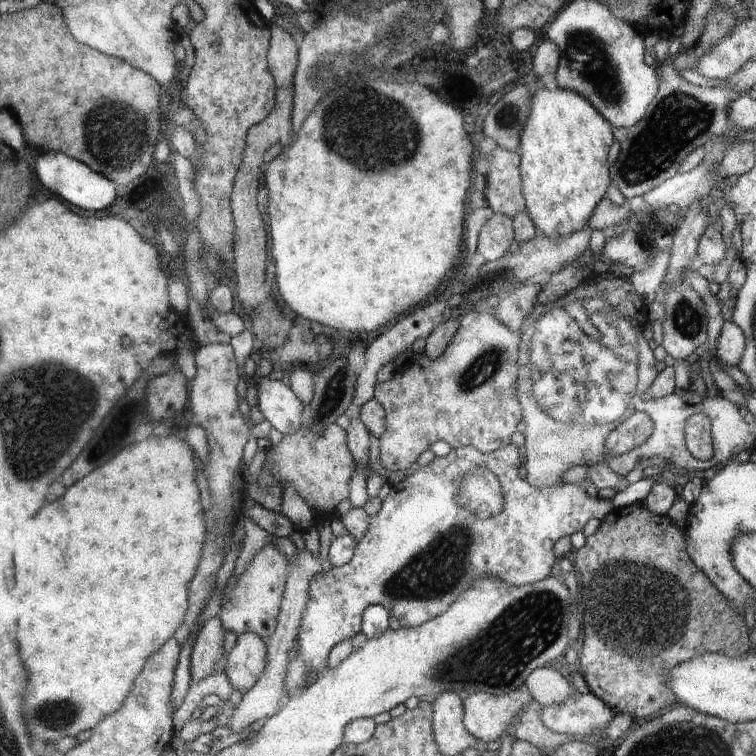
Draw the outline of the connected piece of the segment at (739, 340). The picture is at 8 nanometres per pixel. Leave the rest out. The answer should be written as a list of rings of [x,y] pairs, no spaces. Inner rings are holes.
[[[729,320],[723,322],[715,344],[715,358],[719,360],[719,364],[735,368],[744,350],[745,340],[741,330]]]

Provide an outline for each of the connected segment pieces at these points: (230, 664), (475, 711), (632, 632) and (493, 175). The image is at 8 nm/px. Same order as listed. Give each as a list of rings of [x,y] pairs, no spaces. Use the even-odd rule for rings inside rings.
[[[247,633],[237,637],[226,660],[226,673],[237,692],[244,695],[263,678],[267,670],[268,647],[258,634]]]
[[[523,686],[501,696],[487,692],[470,693],[464,700],[464,724],[475,738],[492,742],[510,729],[513,717],[523,712],[529,702],[531,696]]]
[[[635,502],[621,508],[612,508],[611,512],[600,521],[597,531],[585,538],[584,546],[572,551],[569,557],[575,573],[579,572],[579,580],[577,580],[577,617],[580,624],[583,624],[583,636],[585,636],[585,642],[582,642],[583,648],[579,653],[581,655],[577,657],[576,667],[588,686],[588,692],[604,702],[614,714],[629,714],[629,716],[637,718],[649,718],[674,706],[675,696],[672,696],[671,692],[667,690],[667,682],[671,678],[669,676],[671,670],[681,662],[691,660],[691,658],[703,653],[719,653],[734,657],[741,657],[750,653],[748,629],[743,621],[744,614],[735,614],[729,608],[727,600],[721,596],[719,589],[715,588],[715,585],[707,580],[707,576],[691,562],[691,559],[687,556],[686,540],[683,534],[677,530],[673,521],[665,514],[659,516],[655,514],[653,516],[643,506],[643,502]]]
[[[494,145],[484,148],[491,153],[485,192],[488,206],[491,207],[492,214],[515,218],[515,214],[524,211],[518,169],[519,155]]]

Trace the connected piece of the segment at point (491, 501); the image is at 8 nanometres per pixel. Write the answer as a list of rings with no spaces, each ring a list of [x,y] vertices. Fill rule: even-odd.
[[[475,468],[467,480],[463,480],[463,490],[459,492],[459,504],[467,512],[475,512],[483,520],[497,516],[503,508],[505,495],[502,492],[498,477],[487,468]]]

